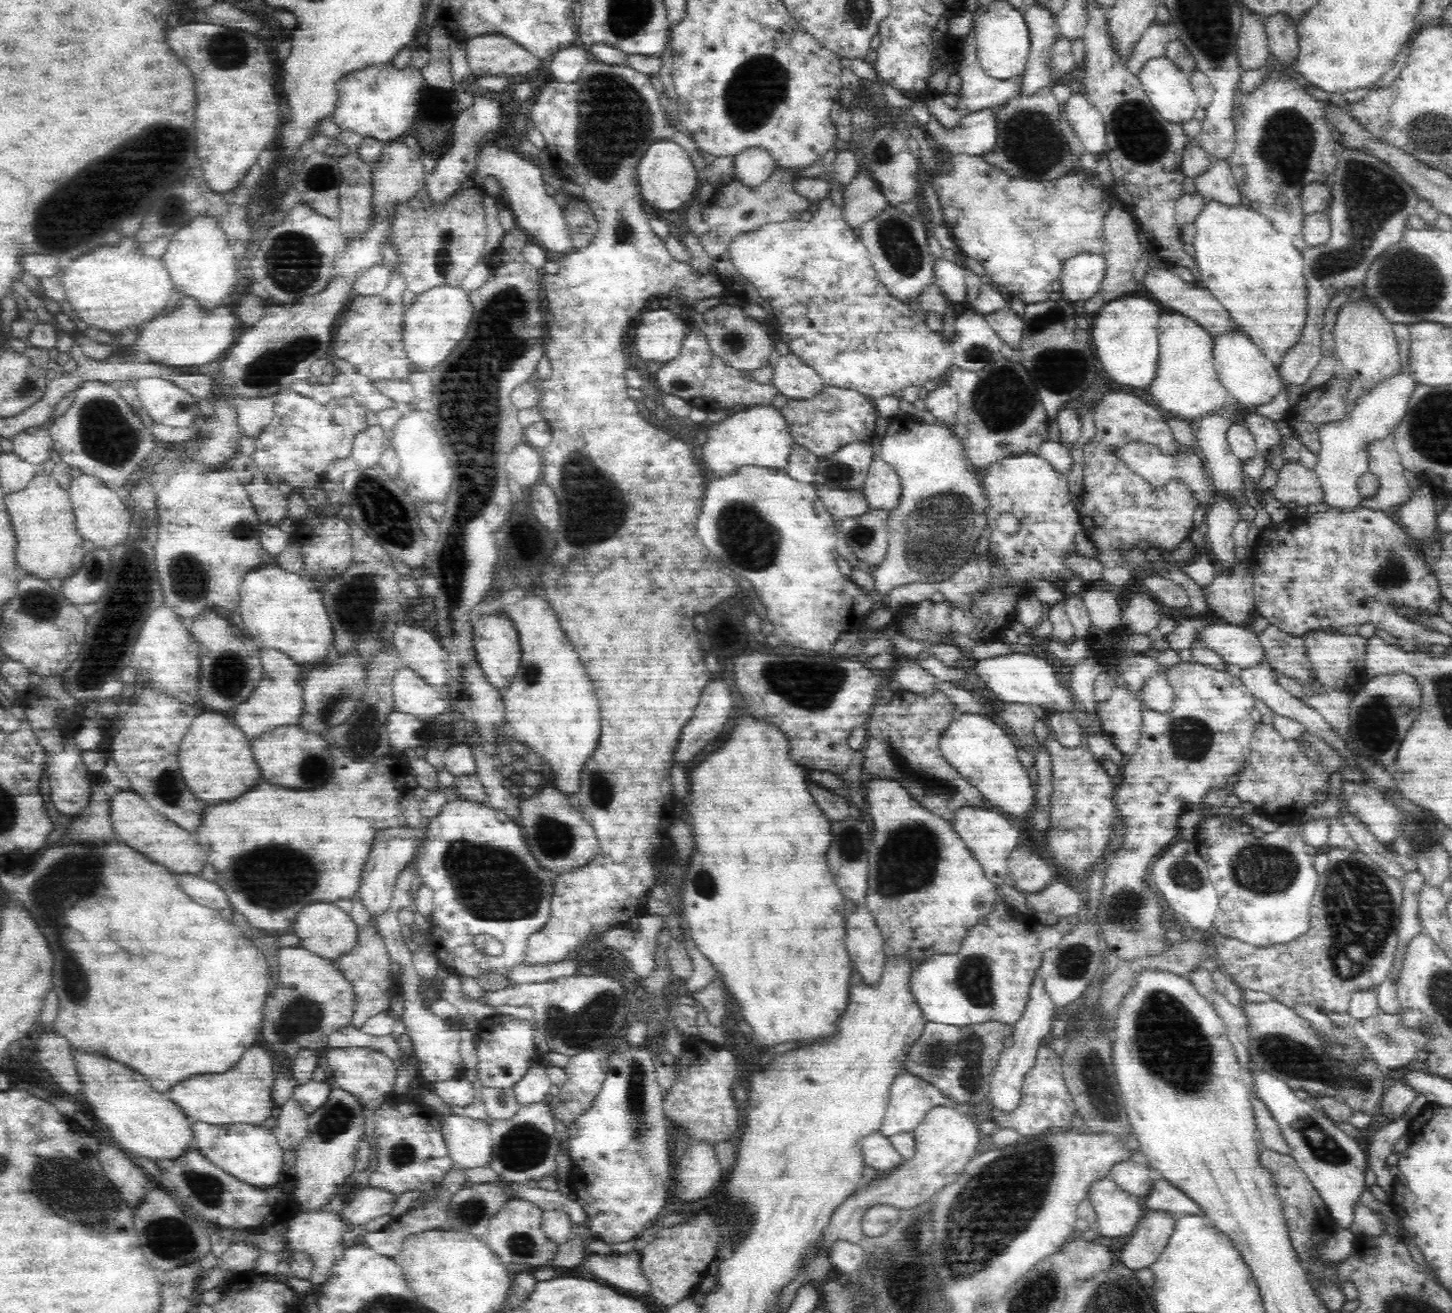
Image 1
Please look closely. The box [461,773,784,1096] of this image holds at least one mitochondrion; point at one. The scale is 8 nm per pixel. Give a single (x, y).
(571, 1029)

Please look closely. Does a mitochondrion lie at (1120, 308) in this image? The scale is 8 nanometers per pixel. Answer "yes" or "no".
no

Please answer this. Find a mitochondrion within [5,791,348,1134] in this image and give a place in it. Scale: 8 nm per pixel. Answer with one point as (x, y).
(56, 916)

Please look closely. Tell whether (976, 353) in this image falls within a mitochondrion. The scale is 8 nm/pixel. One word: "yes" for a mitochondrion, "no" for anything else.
yes

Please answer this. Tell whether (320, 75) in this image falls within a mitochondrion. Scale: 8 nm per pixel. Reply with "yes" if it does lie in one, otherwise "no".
no

